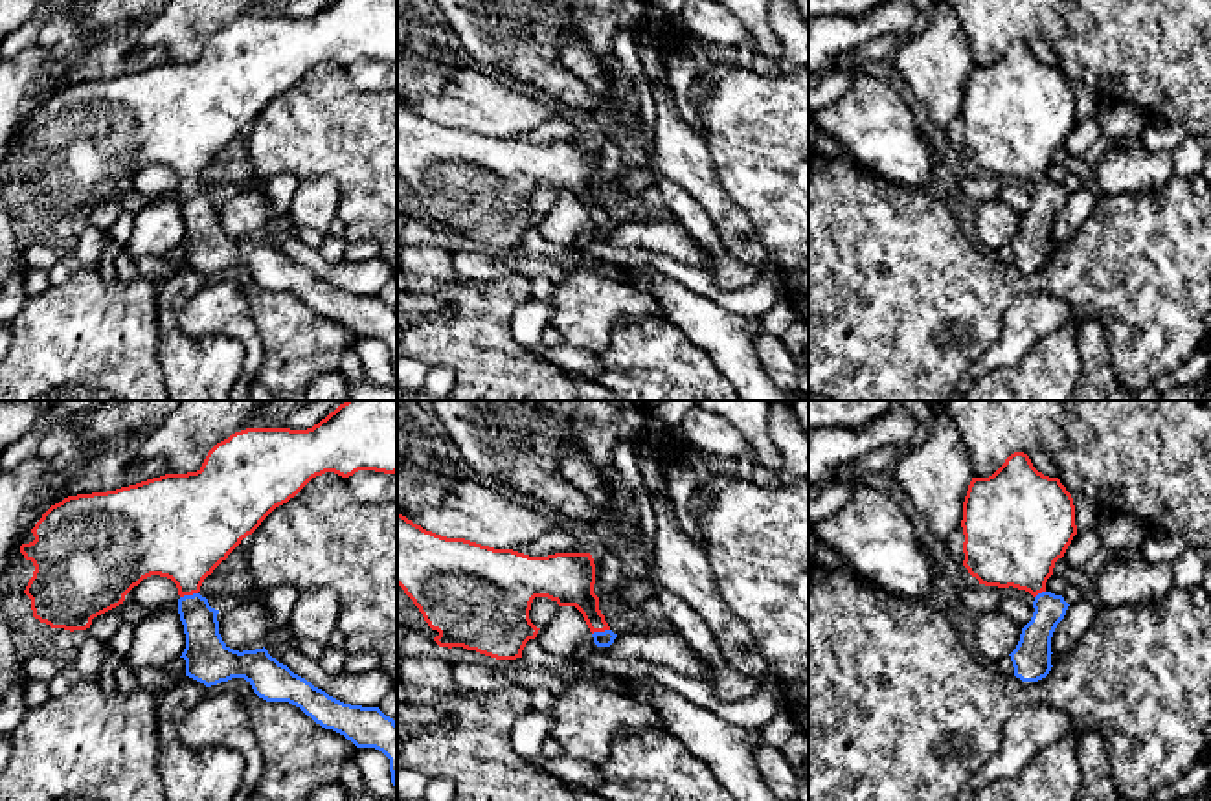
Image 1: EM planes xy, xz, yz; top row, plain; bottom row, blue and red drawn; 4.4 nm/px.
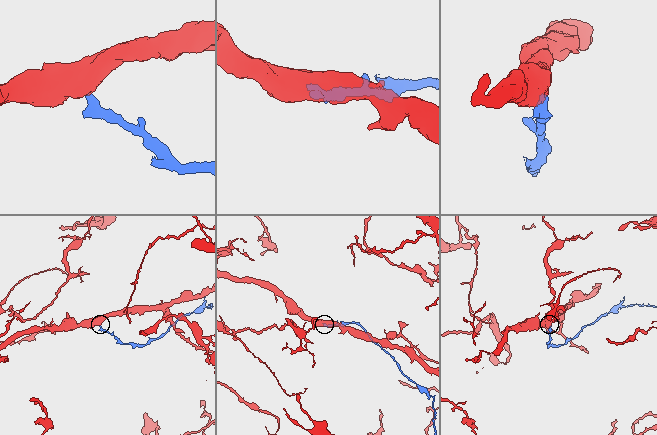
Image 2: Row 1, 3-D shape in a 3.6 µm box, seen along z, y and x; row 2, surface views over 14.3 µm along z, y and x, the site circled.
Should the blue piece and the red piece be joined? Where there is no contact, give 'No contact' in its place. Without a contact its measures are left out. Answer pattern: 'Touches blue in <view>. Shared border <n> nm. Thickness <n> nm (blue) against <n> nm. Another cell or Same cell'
Touches blue in xy. Shared border 80 nm. Thickness 180 nm (blue) against 380 nm. Same cell

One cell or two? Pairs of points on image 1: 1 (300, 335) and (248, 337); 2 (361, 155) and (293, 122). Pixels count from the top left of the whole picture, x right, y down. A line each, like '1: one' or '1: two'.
1: two
2: one

